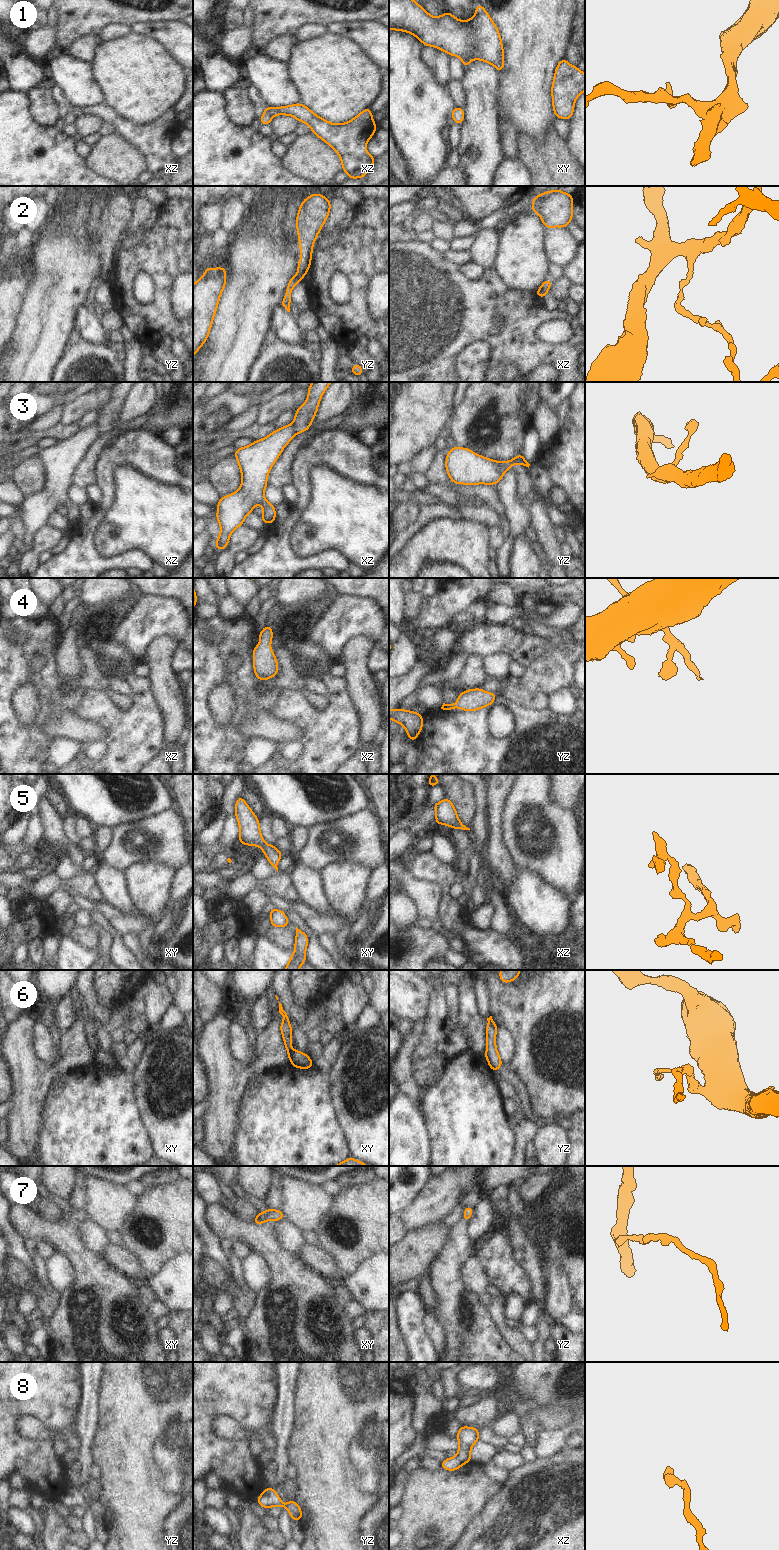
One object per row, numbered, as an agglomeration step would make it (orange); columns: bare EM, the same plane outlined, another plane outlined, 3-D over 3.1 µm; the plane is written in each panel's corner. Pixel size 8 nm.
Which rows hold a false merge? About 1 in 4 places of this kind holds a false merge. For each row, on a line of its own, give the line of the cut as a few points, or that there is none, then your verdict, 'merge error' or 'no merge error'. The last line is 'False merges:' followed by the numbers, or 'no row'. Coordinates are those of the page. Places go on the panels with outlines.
1: cut xy (471, 57), (466, 57), (462, 60); merge error
2: cut yz (296, 275), (301, 278); merge error
3: cut none; no merge error
4: cut none; no merge error
5: cut none; no merge error
6: cut xy (293, 1051), (289, 1058); merge error
7: cut none; no merge error
8: cut none; no merge error
False merges: 1, 2, 6

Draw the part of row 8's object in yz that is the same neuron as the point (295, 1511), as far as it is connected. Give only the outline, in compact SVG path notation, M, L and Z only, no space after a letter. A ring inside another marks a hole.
M265 1488L262 1494L257 1498L256 1503L260 1504L267 1510L272 1506L279 1506L281 1508L285 1507L289 1513L292 1520L301 1521L302 1510L295 1500L289 1501L287 1504L283 1504L277 1492L273 1488Z

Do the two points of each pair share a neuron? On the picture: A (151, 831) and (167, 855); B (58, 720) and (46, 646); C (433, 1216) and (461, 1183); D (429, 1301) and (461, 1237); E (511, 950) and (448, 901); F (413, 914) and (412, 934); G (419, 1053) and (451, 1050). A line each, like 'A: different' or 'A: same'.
A: same
B: different
C: same
D: different
E: same
F: different
G: same

